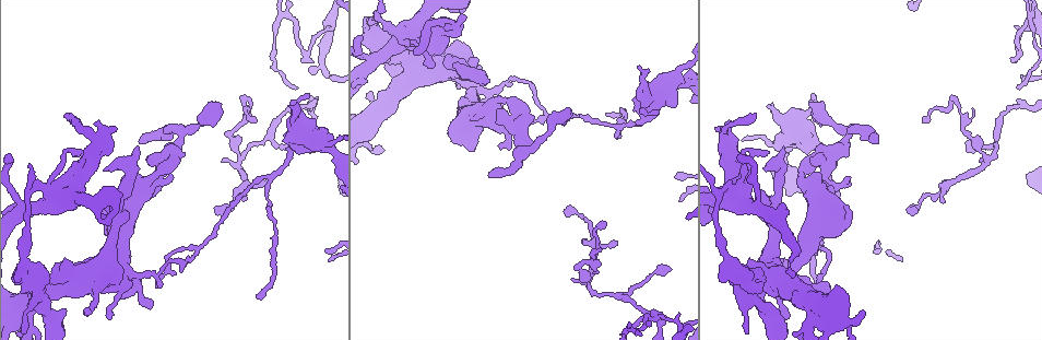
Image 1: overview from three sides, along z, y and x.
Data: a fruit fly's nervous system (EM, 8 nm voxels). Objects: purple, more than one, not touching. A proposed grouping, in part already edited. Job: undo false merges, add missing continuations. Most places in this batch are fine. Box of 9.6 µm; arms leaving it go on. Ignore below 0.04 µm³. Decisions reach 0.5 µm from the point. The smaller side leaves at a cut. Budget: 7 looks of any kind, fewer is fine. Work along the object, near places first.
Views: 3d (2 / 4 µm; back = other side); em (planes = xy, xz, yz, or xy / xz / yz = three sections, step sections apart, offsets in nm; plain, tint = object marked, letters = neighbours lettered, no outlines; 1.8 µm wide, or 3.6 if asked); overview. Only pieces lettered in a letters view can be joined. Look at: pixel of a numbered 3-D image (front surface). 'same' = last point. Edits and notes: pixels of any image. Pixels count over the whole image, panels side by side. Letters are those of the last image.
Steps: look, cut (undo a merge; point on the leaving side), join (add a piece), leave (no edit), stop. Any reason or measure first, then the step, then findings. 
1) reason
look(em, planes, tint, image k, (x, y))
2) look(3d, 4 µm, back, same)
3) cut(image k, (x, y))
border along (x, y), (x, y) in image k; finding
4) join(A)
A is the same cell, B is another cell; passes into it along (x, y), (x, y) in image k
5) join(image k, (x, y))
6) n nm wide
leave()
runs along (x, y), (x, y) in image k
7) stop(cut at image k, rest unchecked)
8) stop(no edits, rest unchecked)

branch stops here
look(em, 3.6 µm, xy, step 4, tint, image 1, (942, 202))

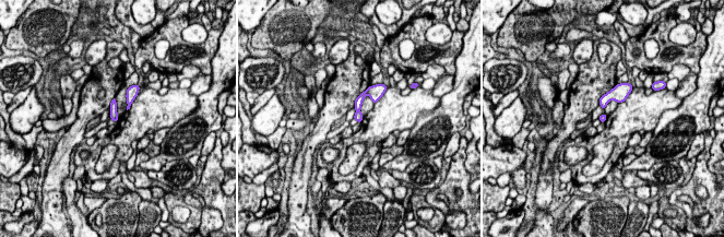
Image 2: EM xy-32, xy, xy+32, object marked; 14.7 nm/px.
look(em, 3.6 µm, xy, step 4, letters, same)

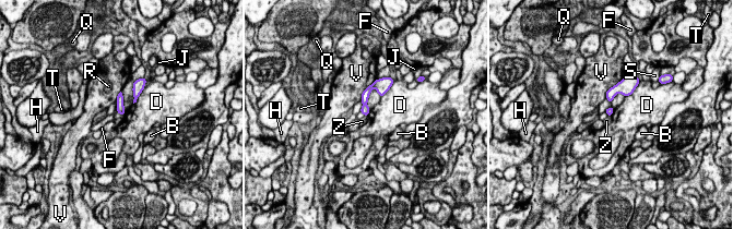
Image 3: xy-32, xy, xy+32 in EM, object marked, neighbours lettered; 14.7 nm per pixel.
100 nm wide
leave()
B, D, F, H, J, Q, R, S, T, V and Z are other cells; runs along (383, 88), (365, 94), (365, 112) in image 3; no lettered piece goes on from it

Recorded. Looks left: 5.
arms part here
look(3d, 2 µm, image 1, (533, 145))

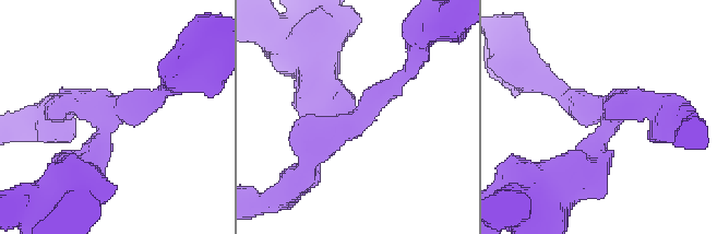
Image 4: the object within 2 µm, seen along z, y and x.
look(em, planes, letters, image 4, (352, 120))

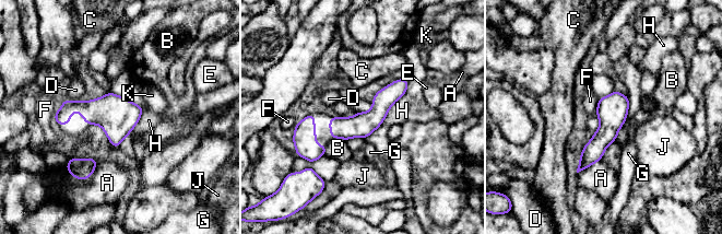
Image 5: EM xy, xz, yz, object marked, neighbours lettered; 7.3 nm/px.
leave()
A, B, C, D, E, F, G, H, J and K are other cells; border along (599, 98), (595, 114) in image 5; continuous, no second cell

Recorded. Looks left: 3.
branch point
look(em, xz, step 4, tint, image 1, (587, 283))

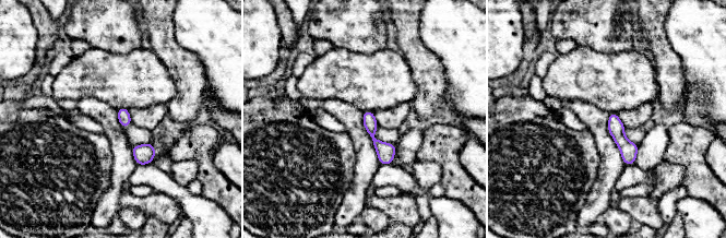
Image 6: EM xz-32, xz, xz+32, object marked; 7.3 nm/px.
what lies round it
look(em, xz, step 4, letters, same)

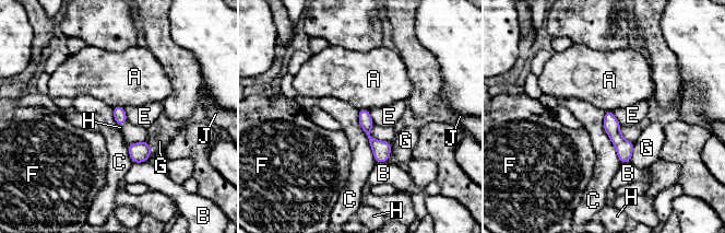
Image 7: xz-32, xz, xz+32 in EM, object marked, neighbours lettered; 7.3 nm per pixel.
90 nm wide
leave()
A, B, C, E, F, G, H and J are other cells; border along (358, 111), (359, 126), (377, 162) in image 7; one cell here

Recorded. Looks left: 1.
stop(no edits, rest unchecked)

